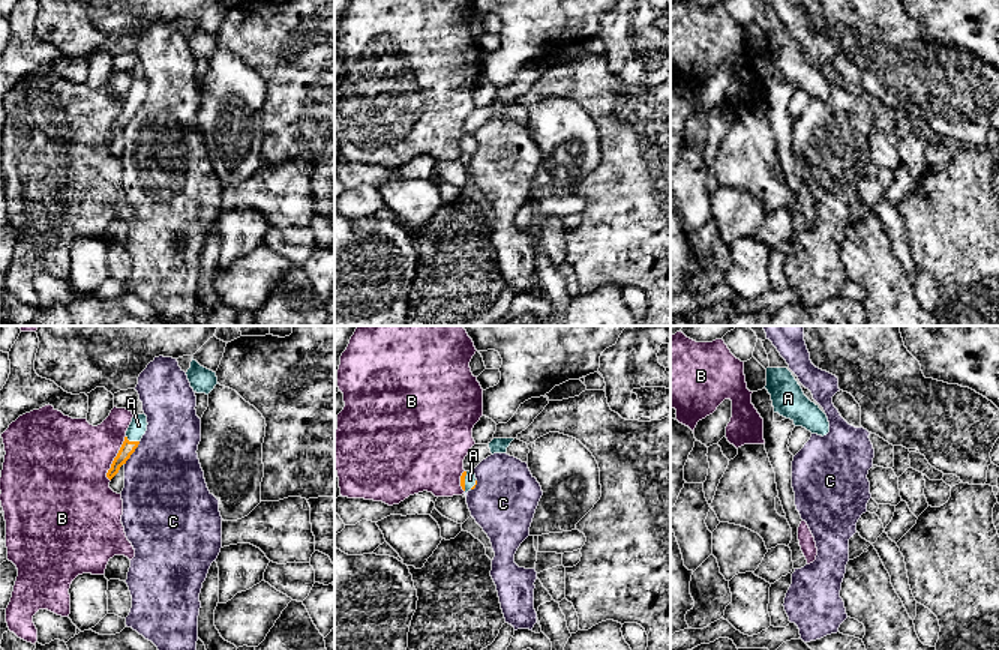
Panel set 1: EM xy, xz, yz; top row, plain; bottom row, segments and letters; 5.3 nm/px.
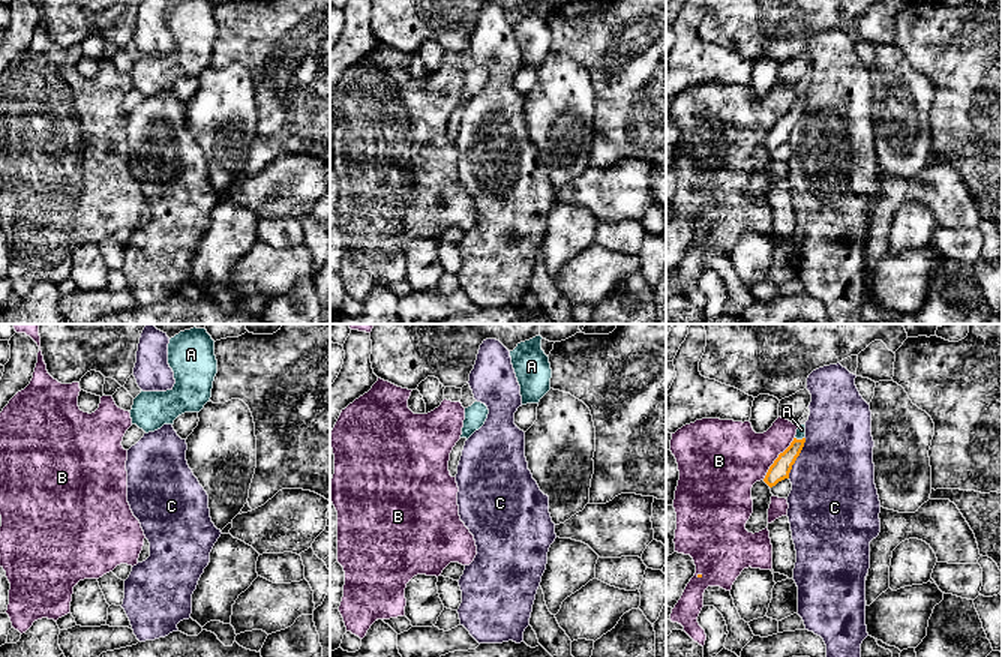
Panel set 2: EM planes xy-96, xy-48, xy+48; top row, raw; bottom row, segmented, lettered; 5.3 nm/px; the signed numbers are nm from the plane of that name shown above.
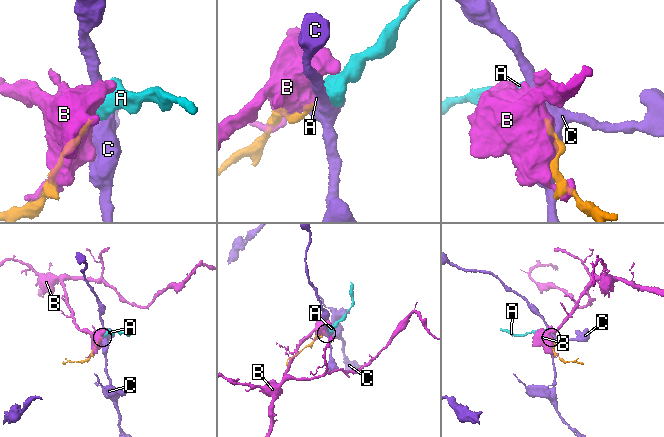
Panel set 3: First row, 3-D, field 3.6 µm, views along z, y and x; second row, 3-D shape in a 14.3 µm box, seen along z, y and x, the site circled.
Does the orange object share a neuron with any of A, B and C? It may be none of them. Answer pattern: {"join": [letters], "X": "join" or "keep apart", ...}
{"join": ["A"], "A": "join", "B": "keep apart", "C": "keep apart"}

